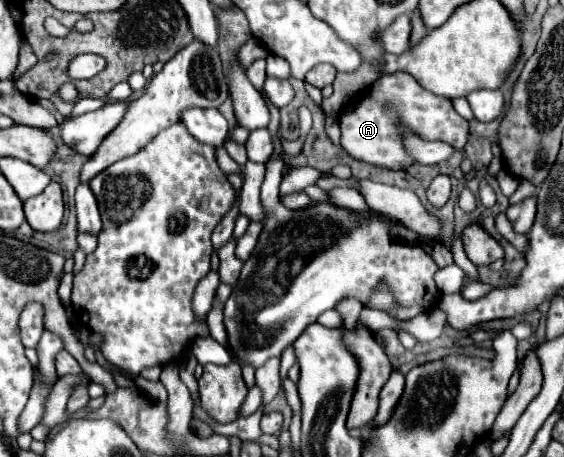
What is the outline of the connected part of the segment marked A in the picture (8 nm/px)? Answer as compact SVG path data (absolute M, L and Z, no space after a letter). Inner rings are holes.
M396 71L392 75L384 75L372 85L358 103L348 103L340 113L340 131L342 131L342 147L356 159L390 167L390 169L407 169L415 163L414 159L402 149L398 137L398 123L406 129L412 129L422 139L428 141L444 141L454 149L464 151L464 143L468 141L468 121L462 119L450 99L428 93L412 75L404 71Z

